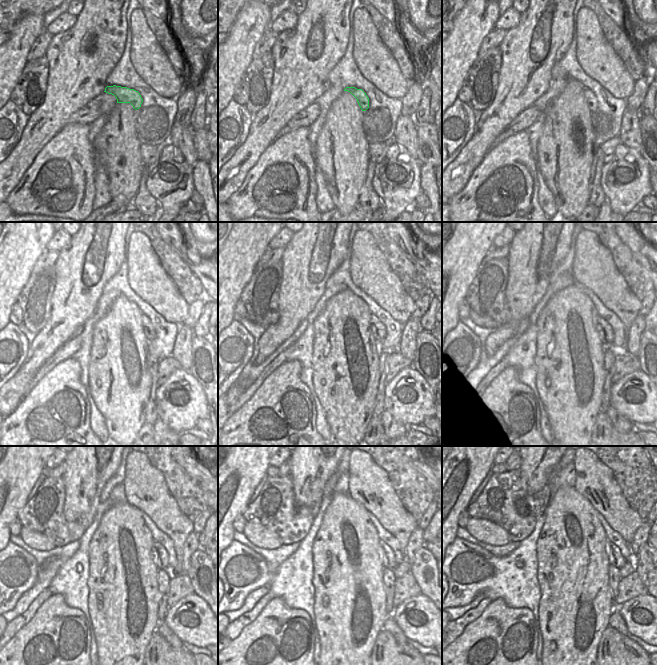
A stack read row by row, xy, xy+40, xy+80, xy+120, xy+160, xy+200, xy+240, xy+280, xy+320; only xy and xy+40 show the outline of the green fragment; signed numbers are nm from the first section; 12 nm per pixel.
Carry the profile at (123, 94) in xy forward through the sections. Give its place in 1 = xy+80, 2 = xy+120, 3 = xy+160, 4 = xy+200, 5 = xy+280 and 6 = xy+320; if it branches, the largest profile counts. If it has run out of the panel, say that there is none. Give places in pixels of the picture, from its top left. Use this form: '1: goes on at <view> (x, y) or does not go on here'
1: goes on at xy+80 (590, 98)
2: goes on at xy+120 (149, 331)
3: goes on at xy+160 (378, 329)
4: goes on at xy+200 (604, 329)
5: goes on at xy+280 (389, 561)
6: goes on at xy+320 (615, 558)

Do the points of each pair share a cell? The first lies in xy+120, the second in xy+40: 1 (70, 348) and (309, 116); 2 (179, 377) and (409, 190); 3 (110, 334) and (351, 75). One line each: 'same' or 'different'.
1: same
2: same
3: different

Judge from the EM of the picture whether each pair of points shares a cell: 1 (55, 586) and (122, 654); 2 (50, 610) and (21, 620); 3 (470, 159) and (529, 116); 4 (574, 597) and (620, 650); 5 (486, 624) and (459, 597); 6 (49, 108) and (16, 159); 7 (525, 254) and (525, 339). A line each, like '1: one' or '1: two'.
1: two
2: two
3: two
4: two
5: two
6: one
7: two

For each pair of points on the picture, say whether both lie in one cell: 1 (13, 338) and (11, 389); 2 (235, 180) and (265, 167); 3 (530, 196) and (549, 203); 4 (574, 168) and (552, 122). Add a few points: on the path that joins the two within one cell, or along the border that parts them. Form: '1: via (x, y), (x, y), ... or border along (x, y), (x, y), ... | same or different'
1: border along (26, 361), (10, 379) | different
2: border along (259, 158), (246, 174), (244, 181), (230, 195) | different
3: border along (536, 176), (539, 206), (544, 211) | different
4: via (565, 157), (565, 135), (563, 133) | same

